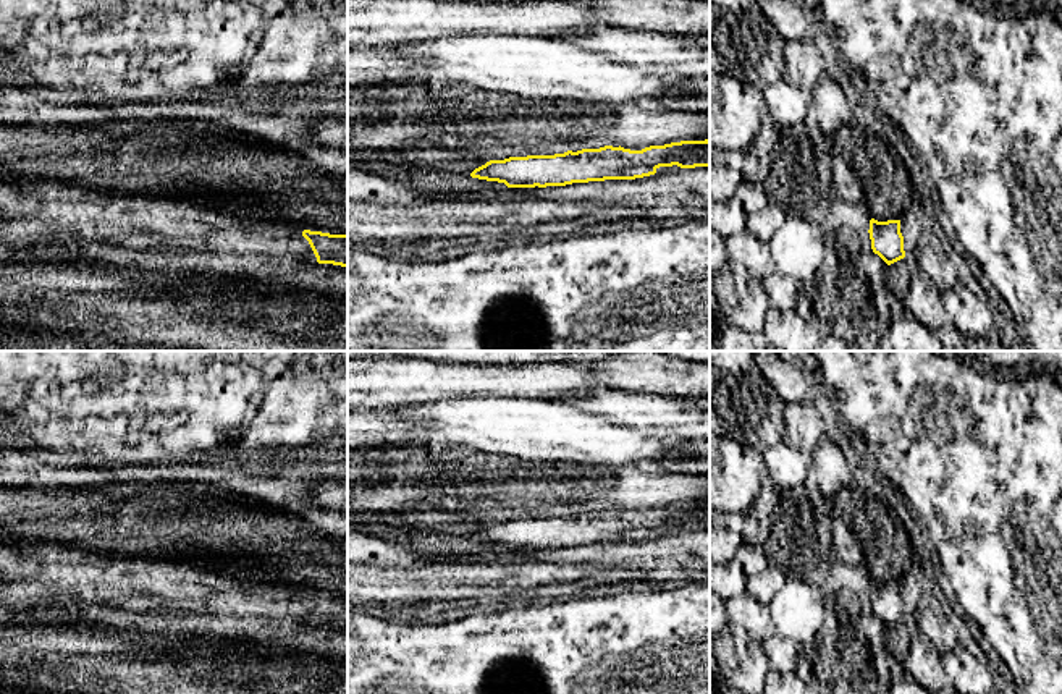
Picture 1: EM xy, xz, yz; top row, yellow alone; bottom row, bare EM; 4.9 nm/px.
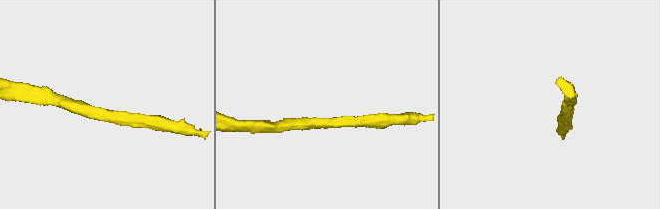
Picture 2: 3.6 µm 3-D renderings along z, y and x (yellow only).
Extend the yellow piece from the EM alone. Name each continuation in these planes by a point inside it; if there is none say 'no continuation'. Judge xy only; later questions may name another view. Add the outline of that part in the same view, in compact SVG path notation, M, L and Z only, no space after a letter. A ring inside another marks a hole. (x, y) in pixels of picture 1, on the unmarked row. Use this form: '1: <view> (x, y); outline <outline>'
no continuation

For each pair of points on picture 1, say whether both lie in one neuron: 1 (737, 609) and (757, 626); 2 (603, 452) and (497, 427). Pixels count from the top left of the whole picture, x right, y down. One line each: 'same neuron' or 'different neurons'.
1: same neuron
2: same neuron

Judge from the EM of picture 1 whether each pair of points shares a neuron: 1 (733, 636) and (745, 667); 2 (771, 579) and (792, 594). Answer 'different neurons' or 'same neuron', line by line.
1: same neuron
2: different neurons

